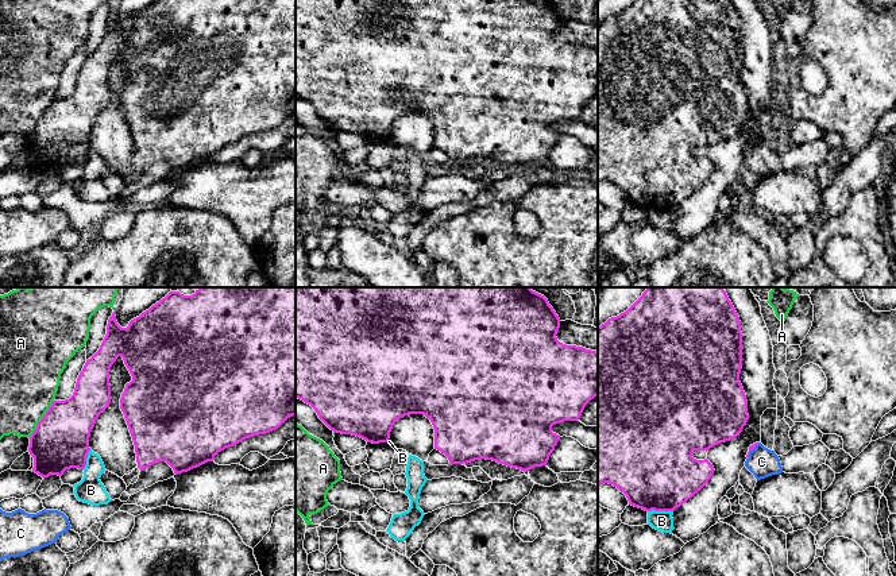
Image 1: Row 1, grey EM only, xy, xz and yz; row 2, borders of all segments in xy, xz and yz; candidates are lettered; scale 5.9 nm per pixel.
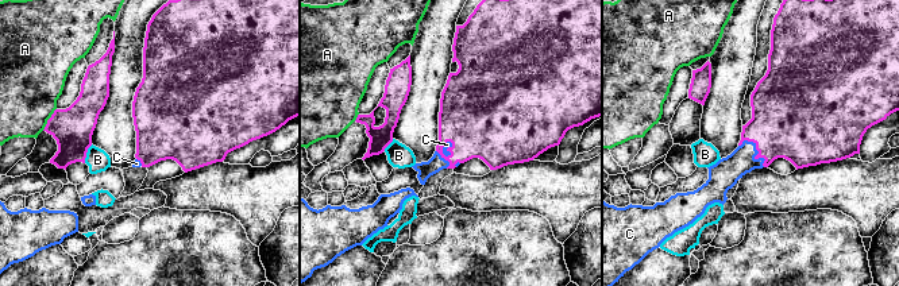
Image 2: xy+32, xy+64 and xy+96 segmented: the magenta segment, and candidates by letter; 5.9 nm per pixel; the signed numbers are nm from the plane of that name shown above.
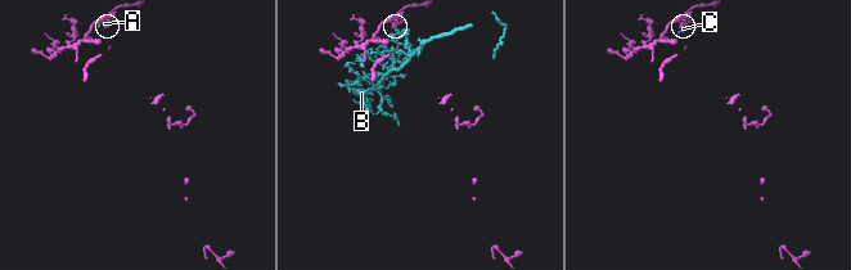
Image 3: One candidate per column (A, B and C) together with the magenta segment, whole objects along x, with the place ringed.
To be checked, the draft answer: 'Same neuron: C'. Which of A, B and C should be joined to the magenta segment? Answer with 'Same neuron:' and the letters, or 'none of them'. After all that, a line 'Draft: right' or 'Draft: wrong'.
Same neuron: C
Draft: right

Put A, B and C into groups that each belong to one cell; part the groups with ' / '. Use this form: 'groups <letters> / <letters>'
groups A / B / C

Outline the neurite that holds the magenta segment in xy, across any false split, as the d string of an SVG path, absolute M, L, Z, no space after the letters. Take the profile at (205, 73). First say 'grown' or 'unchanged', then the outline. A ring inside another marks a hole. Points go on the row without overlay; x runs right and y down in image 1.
unchanged; M157 0L121 26L115 9L99 49L86 58L73 93L54 98L28 135L32 170L62 174L66 167L84 167L96 117L111 101L109 69L121 54L132 78L125 82L120 107L127 119L140 169L166 159L175 173L208 159L225 146L252 134L278 127L296 113L296 0Z

